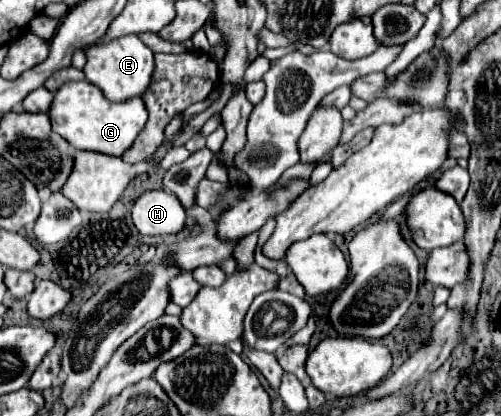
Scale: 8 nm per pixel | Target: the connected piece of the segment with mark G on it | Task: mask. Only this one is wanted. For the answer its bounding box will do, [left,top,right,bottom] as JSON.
[49,81,147,157]

